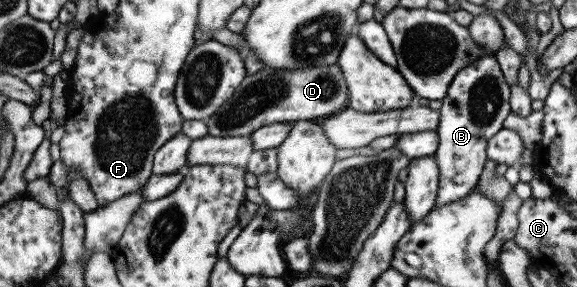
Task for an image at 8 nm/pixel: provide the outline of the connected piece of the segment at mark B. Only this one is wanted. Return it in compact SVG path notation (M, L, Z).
M492 56L477 59L455 74L438 111L439 122L435 130L438 145L434 152L438 189L434 206L461 200L461 197L472 191L487 160L487 141L502 129L502 122L511 111L509 96L510 88L502 76L499 64Z

